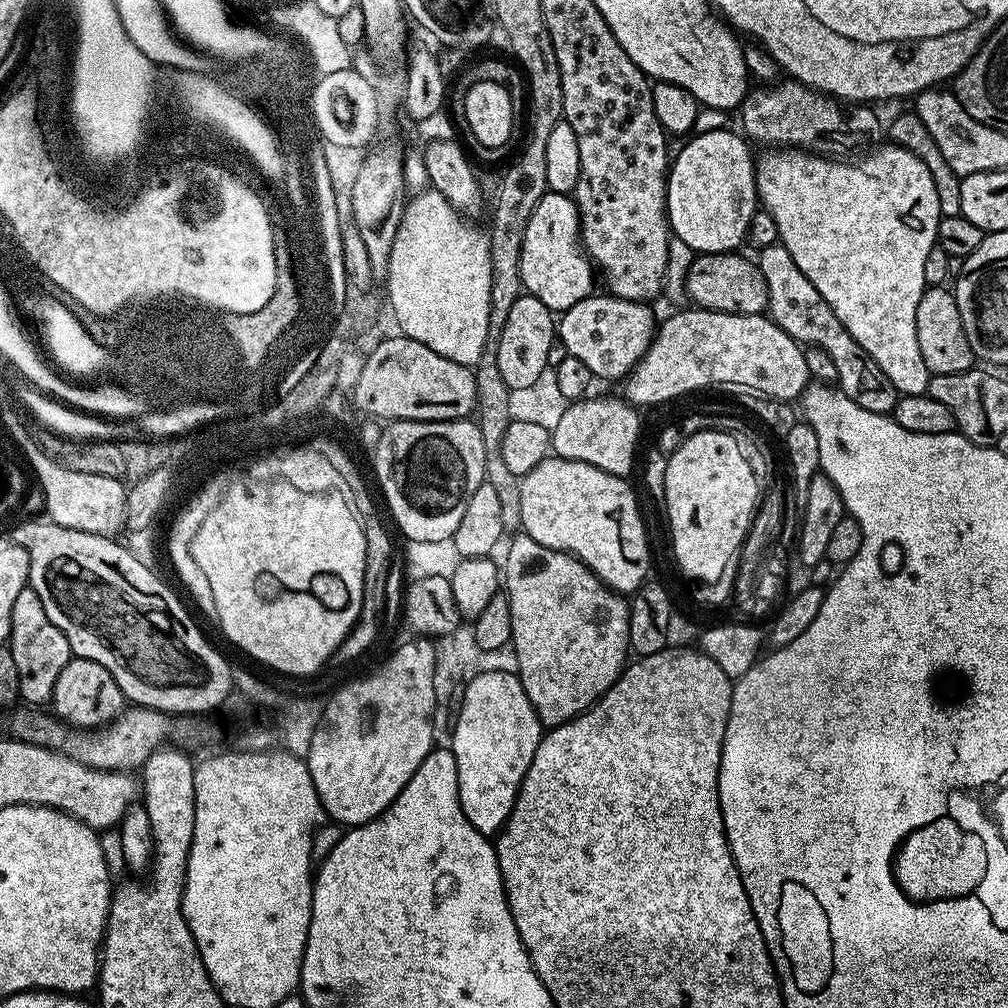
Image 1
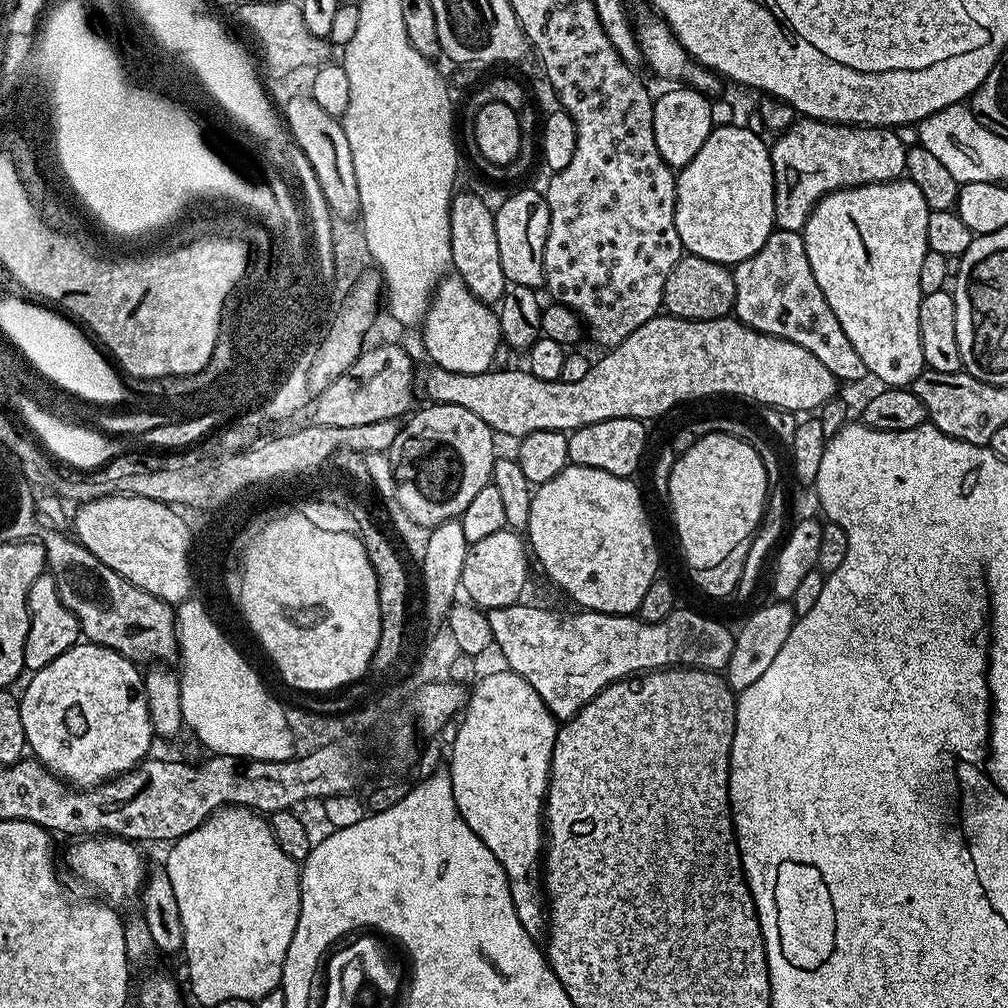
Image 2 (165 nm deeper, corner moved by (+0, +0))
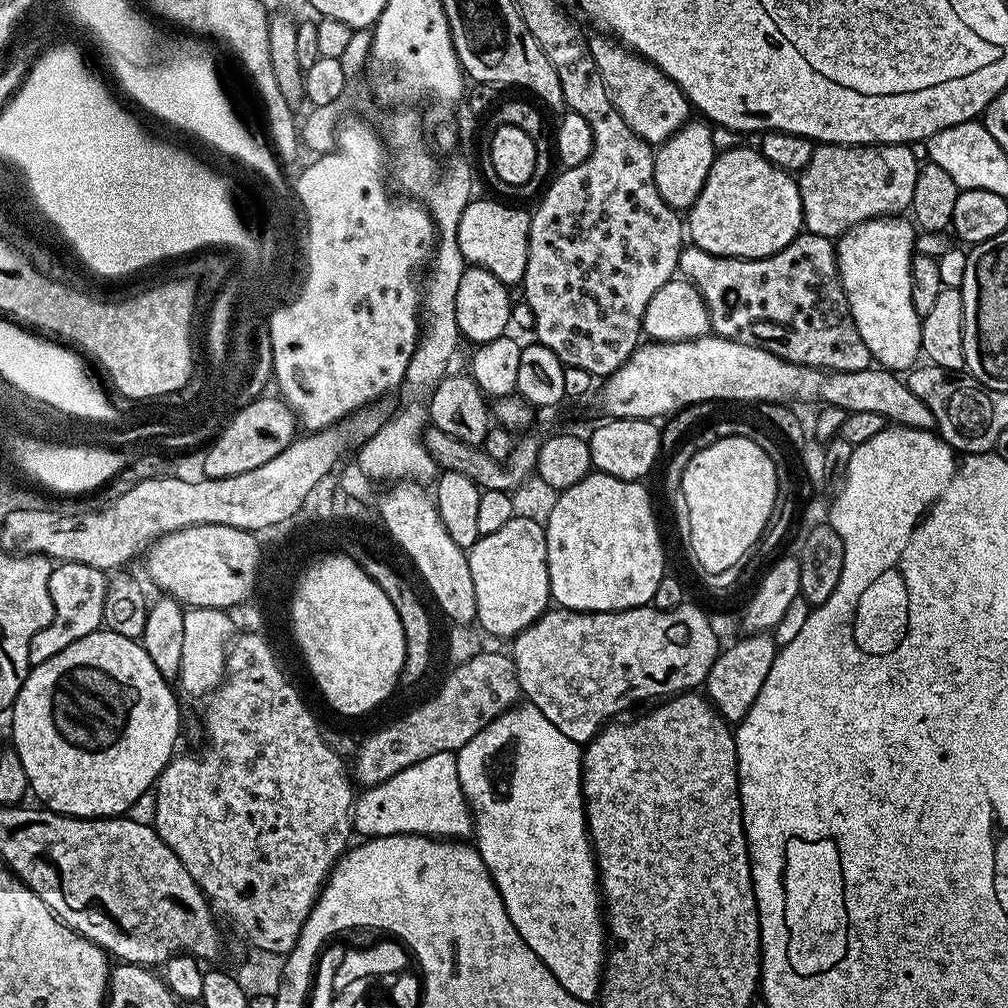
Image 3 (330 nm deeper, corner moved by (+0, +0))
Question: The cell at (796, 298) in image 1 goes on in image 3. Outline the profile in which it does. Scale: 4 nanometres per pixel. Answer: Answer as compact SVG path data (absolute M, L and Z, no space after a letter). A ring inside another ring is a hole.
M807 230L801 231L800 235L794 238L794 242L790 242L790 246L786 246L781 252L775 252L772 256L758 258L757 260L743 260L733 256L715 256L701 248L685 246L680 250L678 272L683 279L689 280L702 294L702 298L706 302L706 310L710 314L712 332L717 336L734 342L742 342L746 346L758 346L783 360L789 360L807 368L823 368L826 372L866 370L873 363L870 350L866 350L866 342L862 342L862 334L858 334L858 326L854 326L854 318L850 314L850 306L846 302L844 287L840 285L840 271L836 265L836 246L827 236L819 236Z

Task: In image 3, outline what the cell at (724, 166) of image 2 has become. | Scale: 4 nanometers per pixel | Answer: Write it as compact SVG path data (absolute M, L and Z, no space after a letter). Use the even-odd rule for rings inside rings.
M741 146L739 148L726 149L721 151L716 157L716 161L710 166L710 174L706 174L706 182L702 186L702 194L692 204L686 212L686 236L695 247L706 250L715 256L733 256L743 260L757 260L772 256L775 252L781 252L794 238L799 236L804 228L804 215L802 214L802 198L800 197L800 186L795 175L784 172L778 166L774 166L760 153L759 147Z

